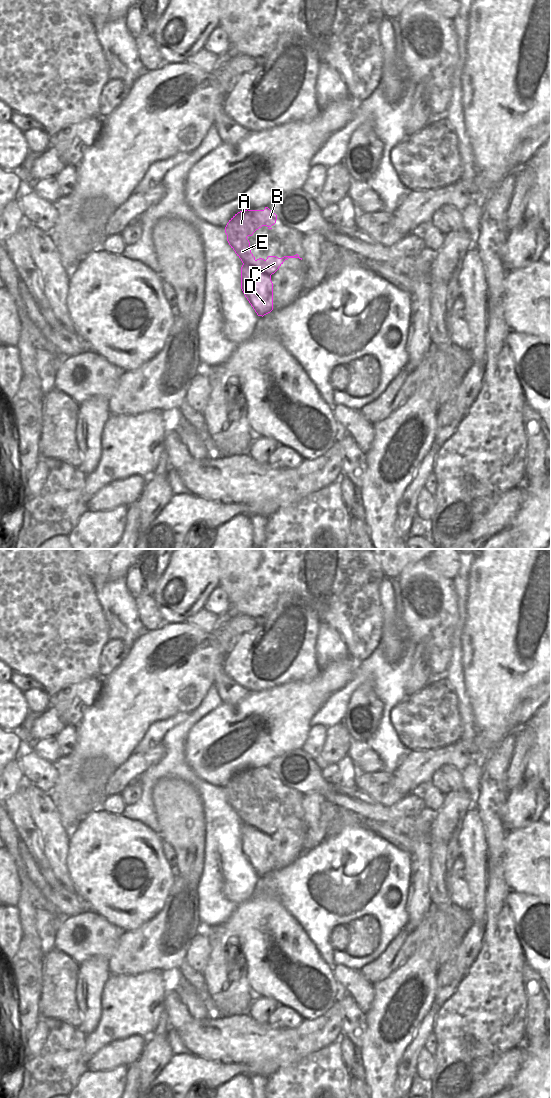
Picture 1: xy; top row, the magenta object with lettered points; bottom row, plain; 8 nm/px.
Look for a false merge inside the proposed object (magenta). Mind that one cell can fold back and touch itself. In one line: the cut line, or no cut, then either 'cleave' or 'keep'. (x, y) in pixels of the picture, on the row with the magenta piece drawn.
cut xy (252, 262), (255, 268), (270, 276); cleave

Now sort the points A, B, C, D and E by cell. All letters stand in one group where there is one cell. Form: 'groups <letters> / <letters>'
groups A B D E / C

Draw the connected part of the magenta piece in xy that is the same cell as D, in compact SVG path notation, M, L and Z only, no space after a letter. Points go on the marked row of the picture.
M265 207L264 210L242 210L227 223L225 233L227 241L241 259L241 289L257 313L264 316L273 310L273 283L271 276L252 266L255 257L251 253L248 236L261 228L276 223L277 215Z

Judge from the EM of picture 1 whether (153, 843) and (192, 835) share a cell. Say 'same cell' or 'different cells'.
different cells

